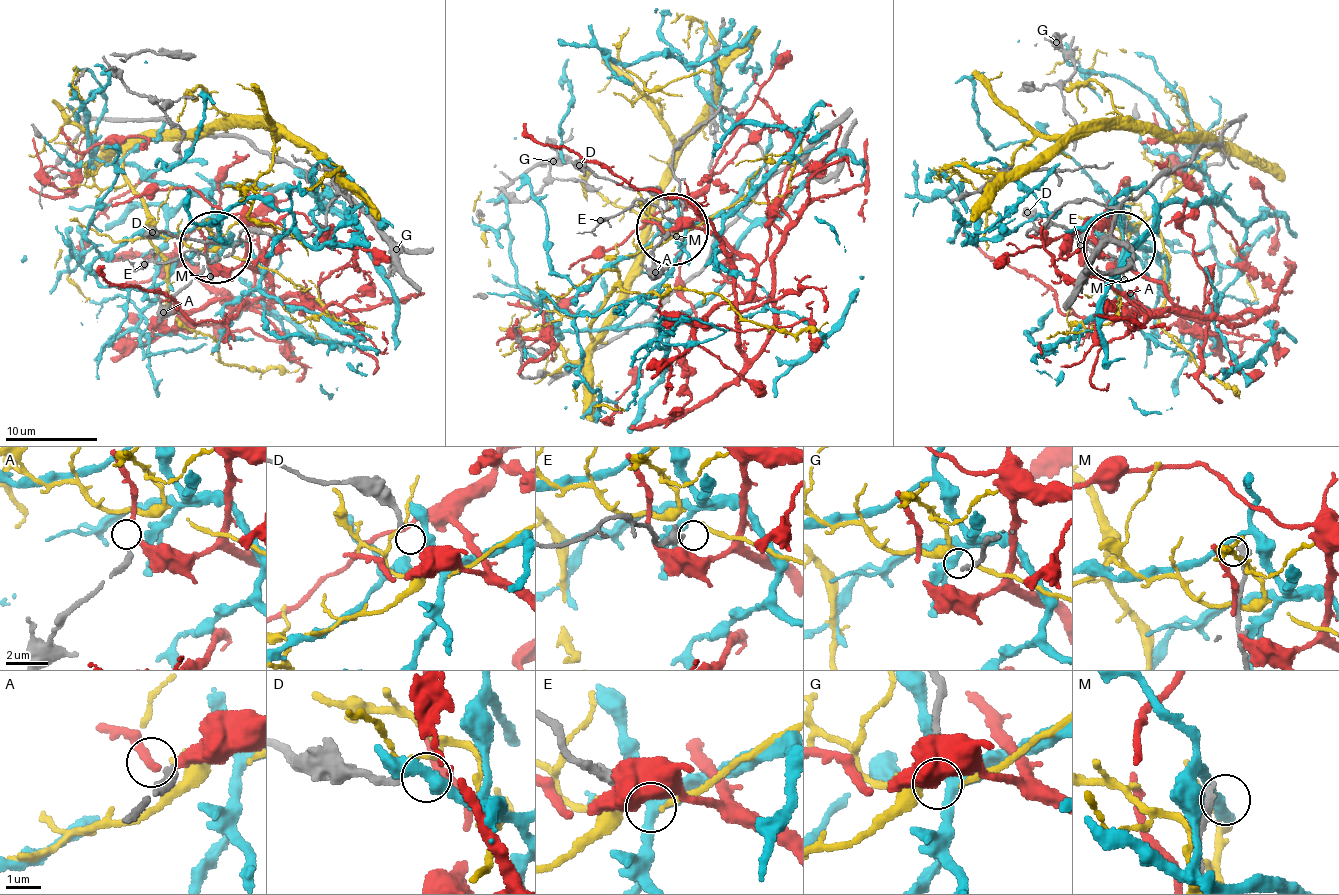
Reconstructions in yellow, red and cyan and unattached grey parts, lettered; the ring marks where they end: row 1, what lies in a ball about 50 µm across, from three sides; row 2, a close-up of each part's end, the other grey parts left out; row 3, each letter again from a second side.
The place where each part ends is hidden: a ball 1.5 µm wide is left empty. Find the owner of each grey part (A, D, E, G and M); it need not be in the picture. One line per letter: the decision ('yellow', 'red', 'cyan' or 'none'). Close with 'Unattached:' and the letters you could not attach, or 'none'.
A: none
D: none
E: none
G: none
M: none
Unattached: A, D, E, G, M

